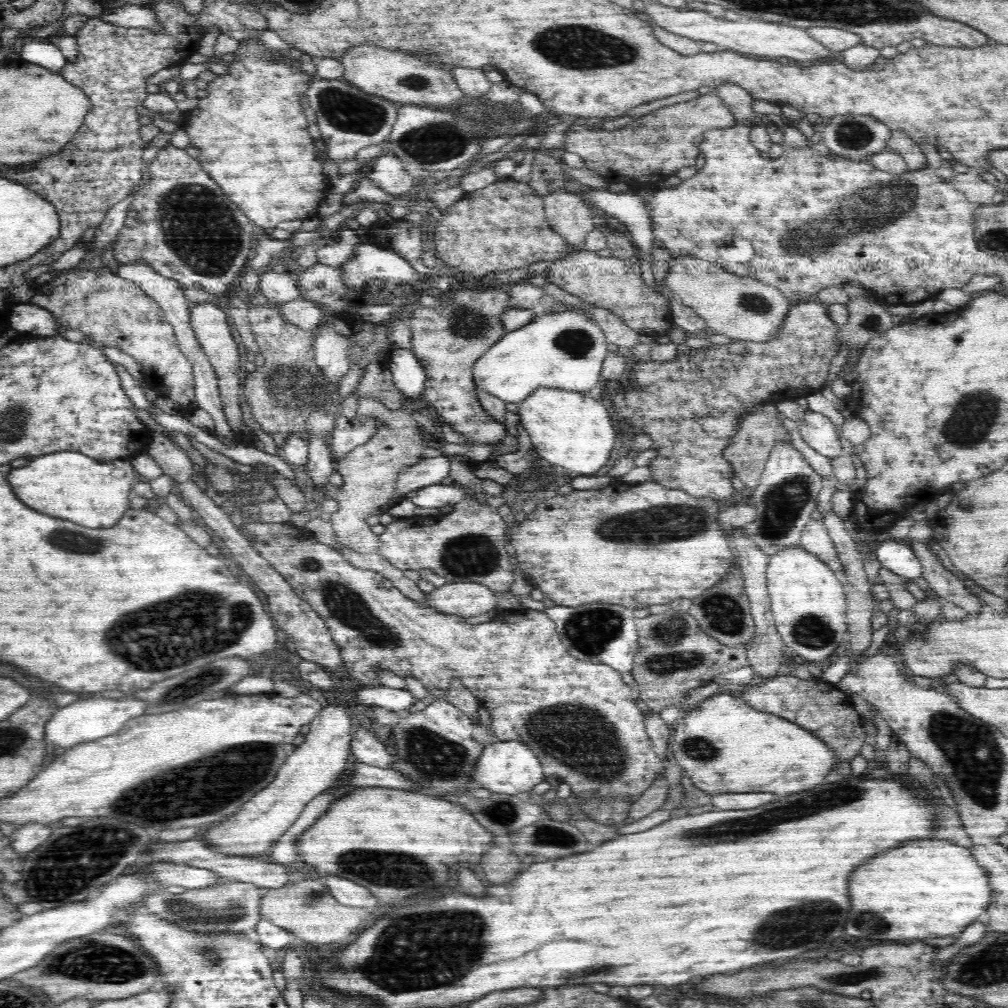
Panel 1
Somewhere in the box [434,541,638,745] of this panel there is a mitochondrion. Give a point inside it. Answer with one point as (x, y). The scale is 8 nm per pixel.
(590, 632)

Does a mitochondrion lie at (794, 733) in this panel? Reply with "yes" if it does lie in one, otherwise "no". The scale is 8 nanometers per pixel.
no

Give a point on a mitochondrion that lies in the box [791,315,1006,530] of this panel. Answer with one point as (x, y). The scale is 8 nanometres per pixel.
(969, 424)

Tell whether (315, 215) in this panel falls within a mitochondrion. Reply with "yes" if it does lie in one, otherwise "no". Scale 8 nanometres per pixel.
no

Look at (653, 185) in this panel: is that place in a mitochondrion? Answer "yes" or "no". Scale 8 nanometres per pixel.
no

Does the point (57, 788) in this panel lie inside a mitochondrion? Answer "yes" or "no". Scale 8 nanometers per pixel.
no

